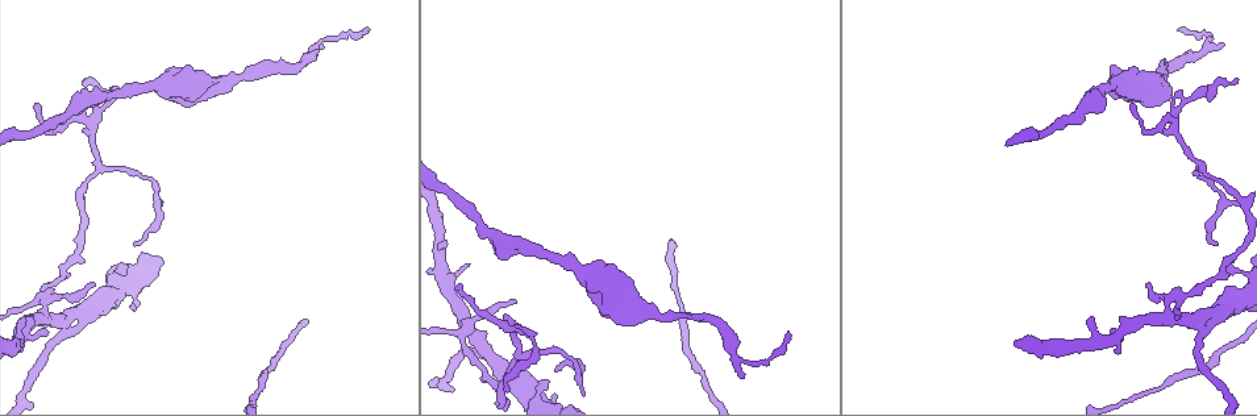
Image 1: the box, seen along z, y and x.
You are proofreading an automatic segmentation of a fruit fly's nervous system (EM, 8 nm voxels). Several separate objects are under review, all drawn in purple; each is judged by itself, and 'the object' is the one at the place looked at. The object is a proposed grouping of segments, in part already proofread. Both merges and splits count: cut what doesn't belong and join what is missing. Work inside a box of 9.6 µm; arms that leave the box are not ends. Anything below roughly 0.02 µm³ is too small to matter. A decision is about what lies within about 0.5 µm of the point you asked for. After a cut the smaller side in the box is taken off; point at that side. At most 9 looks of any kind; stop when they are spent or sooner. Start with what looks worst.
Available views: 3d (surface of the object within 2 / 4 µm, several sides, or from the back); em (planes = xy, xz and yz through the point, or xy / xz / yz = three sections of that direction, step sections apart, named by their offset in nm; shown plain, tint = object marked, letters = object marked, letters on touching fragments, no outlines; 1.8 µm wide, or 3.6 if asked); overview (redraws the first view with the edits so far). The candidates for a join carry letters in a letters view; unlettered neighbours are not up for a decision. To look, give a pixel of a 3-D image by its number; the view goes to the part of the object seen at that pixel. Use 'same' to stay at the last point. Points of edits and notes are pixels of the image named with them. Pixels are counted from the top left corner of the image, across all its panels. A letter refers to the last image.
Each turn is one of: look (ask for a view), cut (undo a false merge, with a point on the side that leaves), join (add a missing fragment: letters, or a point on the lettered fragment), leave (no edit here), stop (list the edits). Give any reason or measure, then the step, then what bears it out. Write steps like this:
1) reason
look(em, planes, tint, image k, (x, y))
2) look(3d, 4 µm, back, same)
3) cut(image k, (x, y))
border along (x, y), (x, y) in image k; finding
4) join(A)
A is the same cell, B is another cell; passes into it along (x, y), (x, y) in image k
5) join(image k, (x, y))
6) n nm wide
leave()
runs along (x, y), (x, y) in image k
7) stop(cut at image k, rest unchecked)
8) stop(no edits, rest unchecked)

a fork
look(3d, 2 µm, image 1, (1173, 119))

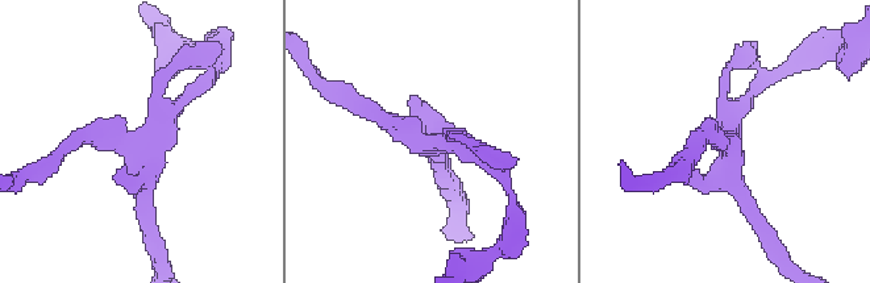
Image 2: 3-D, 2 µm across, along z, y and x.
look(em, planes, plain, image 2, (434, 140))

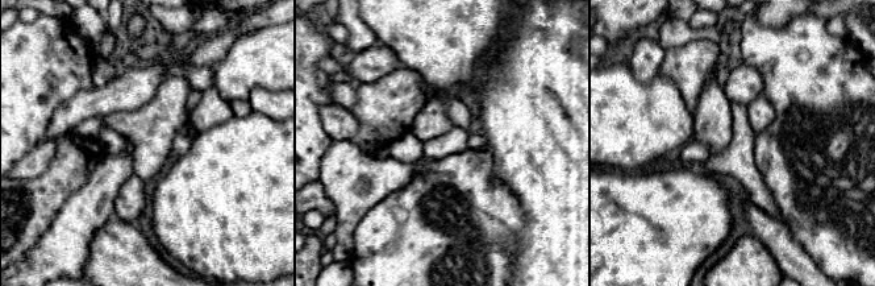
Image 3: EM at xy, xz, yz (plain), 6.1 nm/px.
look(em, planes, letters, same)

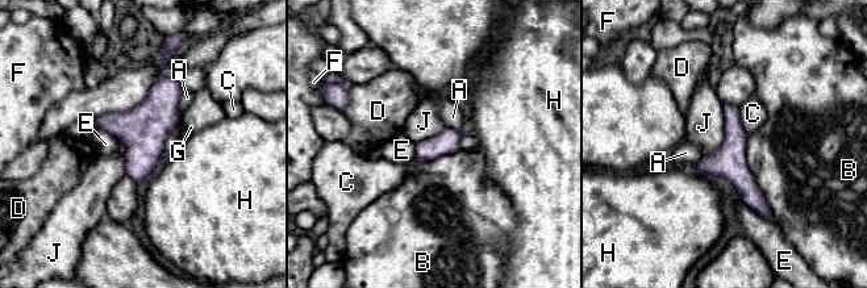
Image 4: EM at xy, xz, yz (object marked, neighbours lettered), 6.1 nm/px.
leave()
A, B, C, D, E, F, G, H and J are other cells; border along (724, 105), (722, 144), (703, 157) in image 4; all the same neuron

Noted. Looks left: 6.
abrupt turn
look(3d, 4 µm, image 1, (629, 312))

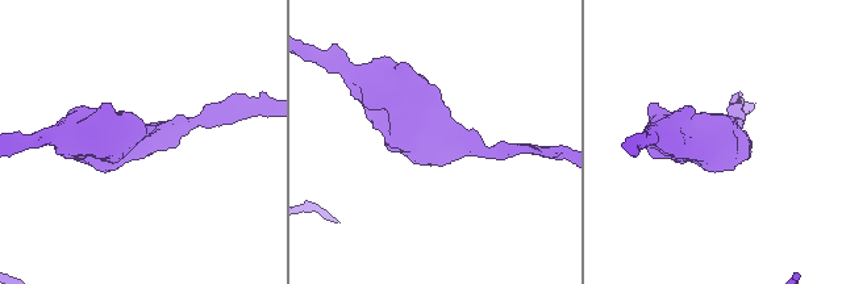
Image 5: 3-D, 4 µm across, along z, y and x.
look(em, 3.6 µm, yz, step 4, tint, image 5, (435, 149))

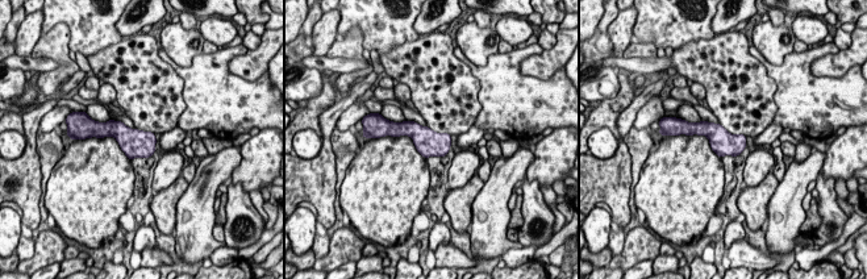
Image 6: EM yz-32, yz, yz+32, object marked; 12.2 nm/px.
another direction
look(em, 3.6 µm, planes, letters, same)

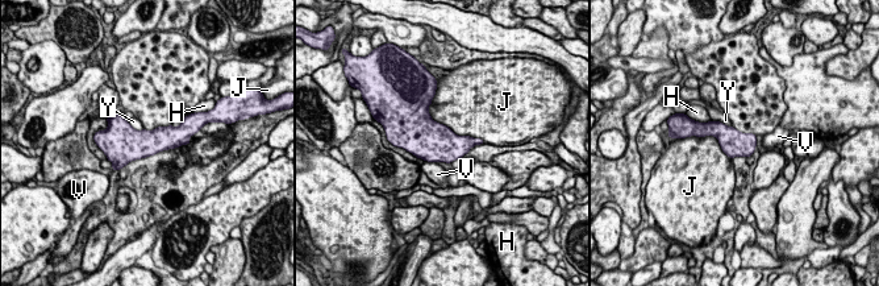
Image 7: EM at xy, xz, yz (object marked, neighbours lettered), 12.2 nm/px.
320 nm wide
leave()
H, J, V and Y are other cells; border along (711, 119), (730, 127) in image 7; continuous, no second neuron

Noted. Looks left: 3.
thin end
look(3d, 4 µm, image 1, (507, 390))

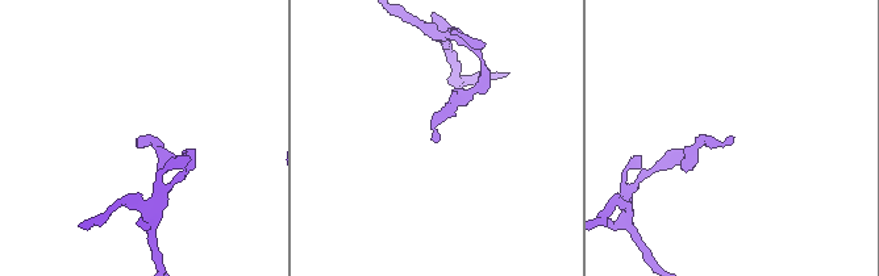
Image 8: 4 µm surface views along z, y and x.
look(em, 3.6 µm, yz, step 4, plain, image 8, (732, 136))

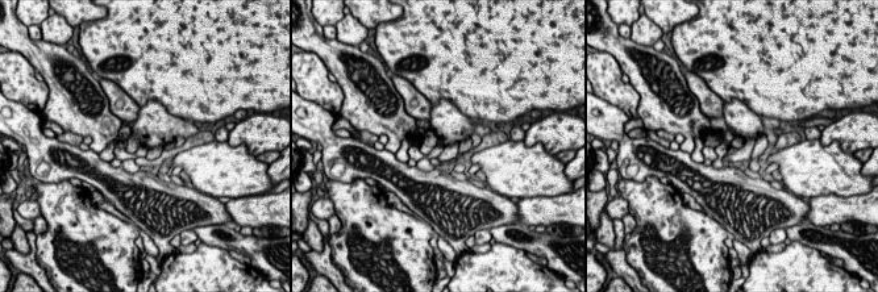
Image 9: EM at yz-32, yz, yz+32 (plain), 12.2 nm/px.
look(em, 3.6 µm, yz, step 4, letters, same)

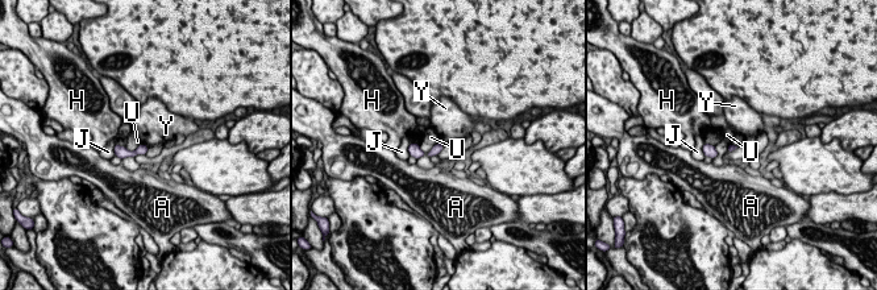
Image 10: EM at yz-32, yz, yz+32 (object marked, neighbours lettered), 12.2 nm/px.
leave()
A, H, J, U and Y are other cells; border along (141, 143), (148, 146) in image 10; no lettered fragment goes on from it

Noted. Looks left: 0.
stop(no edits, rest unchecked)

